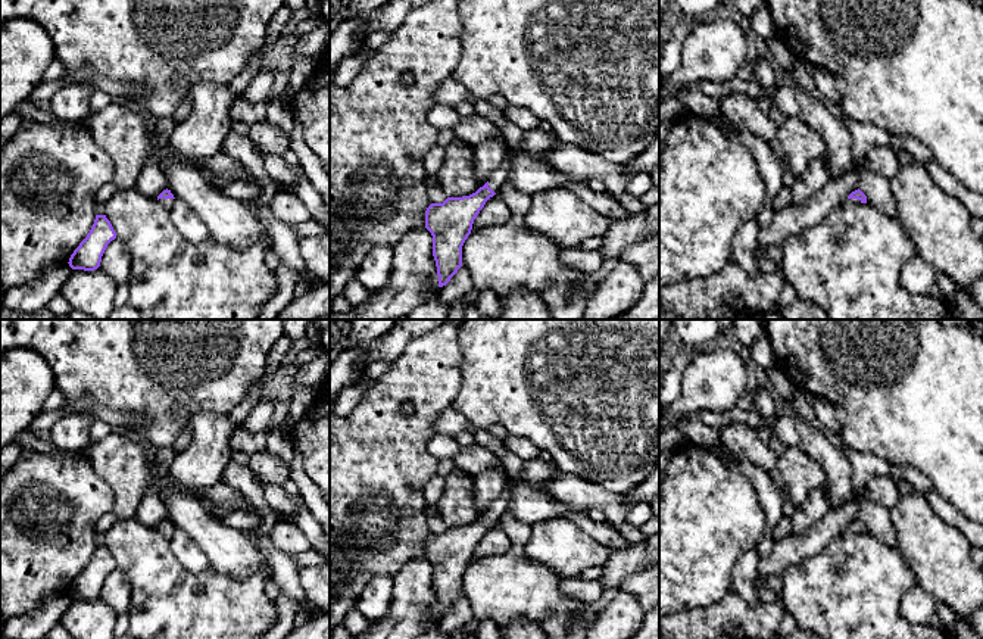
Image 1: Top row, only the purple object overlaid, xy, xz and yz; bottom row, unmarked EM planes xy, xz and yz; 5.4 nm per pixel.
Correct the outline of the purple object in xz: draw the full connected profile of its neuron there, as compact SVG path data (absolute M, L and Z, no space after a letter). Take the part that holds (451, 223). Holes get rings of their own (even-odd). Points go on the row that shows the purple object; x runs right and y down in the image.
M509 152L503 163L494 171L489 181L475 193L462 197L447 197L443 203L431 203L427 208L425 228L433 236L433 256L437 266L439 287L446 286L462 266L462 246L471 234L474 219L484 208L486 202L497 193L499 187L506 180L508 162L515 155L519 153Z

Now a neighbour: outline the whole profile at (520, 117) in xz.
M509 105L502 112L509 122L522 131L537 128L539 125L539 119L524 107Z

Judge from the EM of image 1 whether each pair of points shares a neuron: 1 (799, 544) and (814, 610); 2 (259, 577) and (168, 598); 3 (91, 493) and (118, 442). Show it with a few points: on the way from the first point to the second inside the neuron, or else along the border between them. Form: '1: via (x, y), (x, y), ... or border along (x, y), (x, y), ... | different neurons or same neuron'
1: border along (832, 539), (818, 551), (790, 564), (780, 574) | different neurons
2: via (237, 598), (190, 598) | same neuron
3: border along (86, 457), (93, 471), (111, 489), (114, 510) | different neurons

